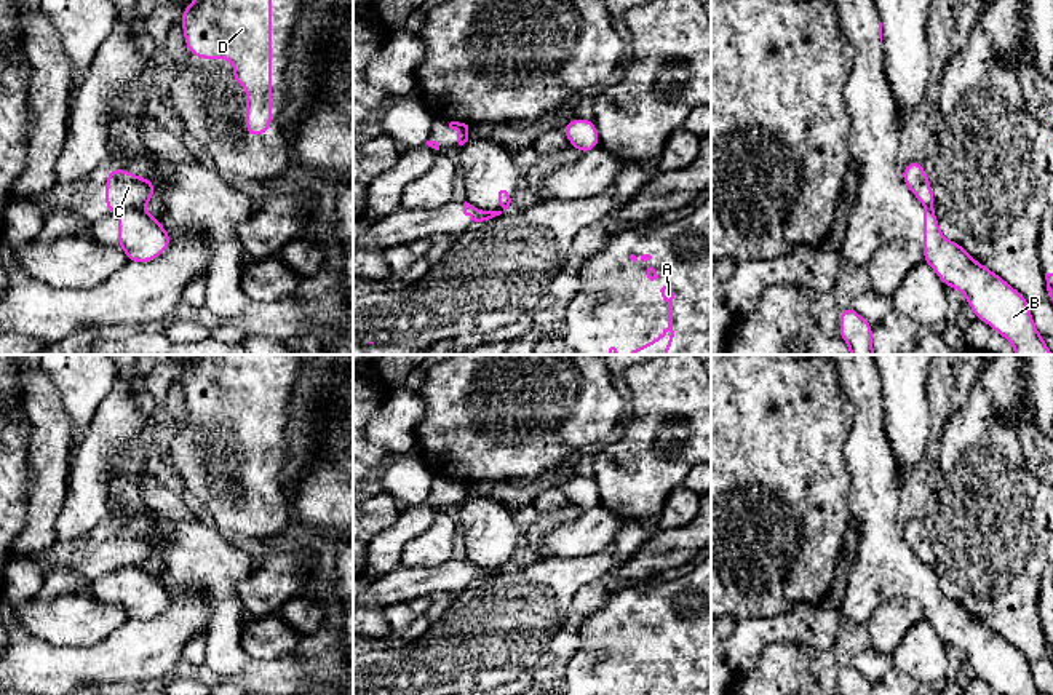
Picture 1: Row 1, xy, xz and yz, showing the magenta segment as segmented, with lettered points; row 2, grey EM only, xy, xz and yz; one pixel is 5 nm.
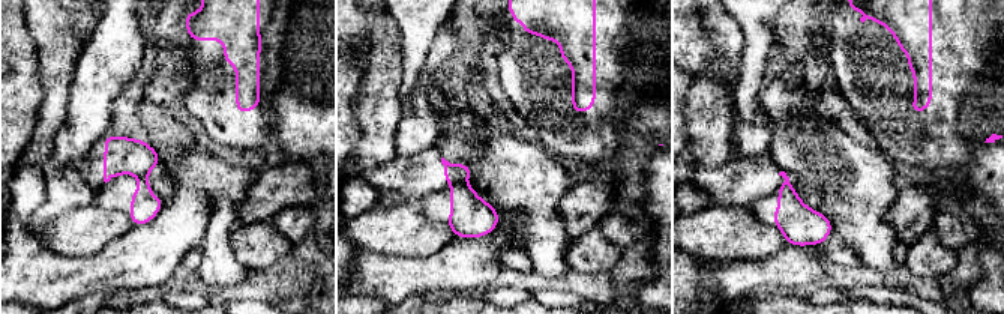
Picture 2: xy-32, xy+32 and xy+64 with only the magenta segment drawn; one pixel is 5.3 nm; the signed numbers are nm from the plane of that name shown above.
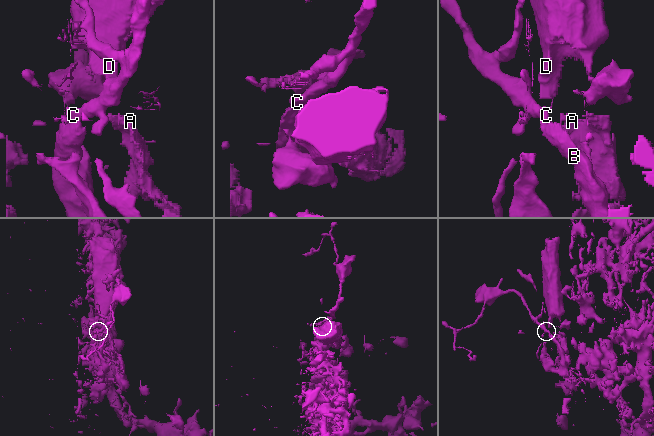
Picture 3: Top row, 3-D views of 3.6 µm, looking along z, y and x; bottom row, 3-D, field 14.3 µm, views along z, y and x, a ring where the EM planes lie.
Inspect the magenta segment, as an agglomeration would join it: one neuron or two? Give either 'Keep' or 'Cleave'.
Cleave

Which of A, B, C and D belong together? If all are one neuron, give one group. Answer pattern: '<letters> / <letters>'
A B D / C

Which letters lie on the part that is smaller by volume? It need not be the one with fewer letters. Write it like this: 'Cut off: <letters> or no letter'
Cut off: C

